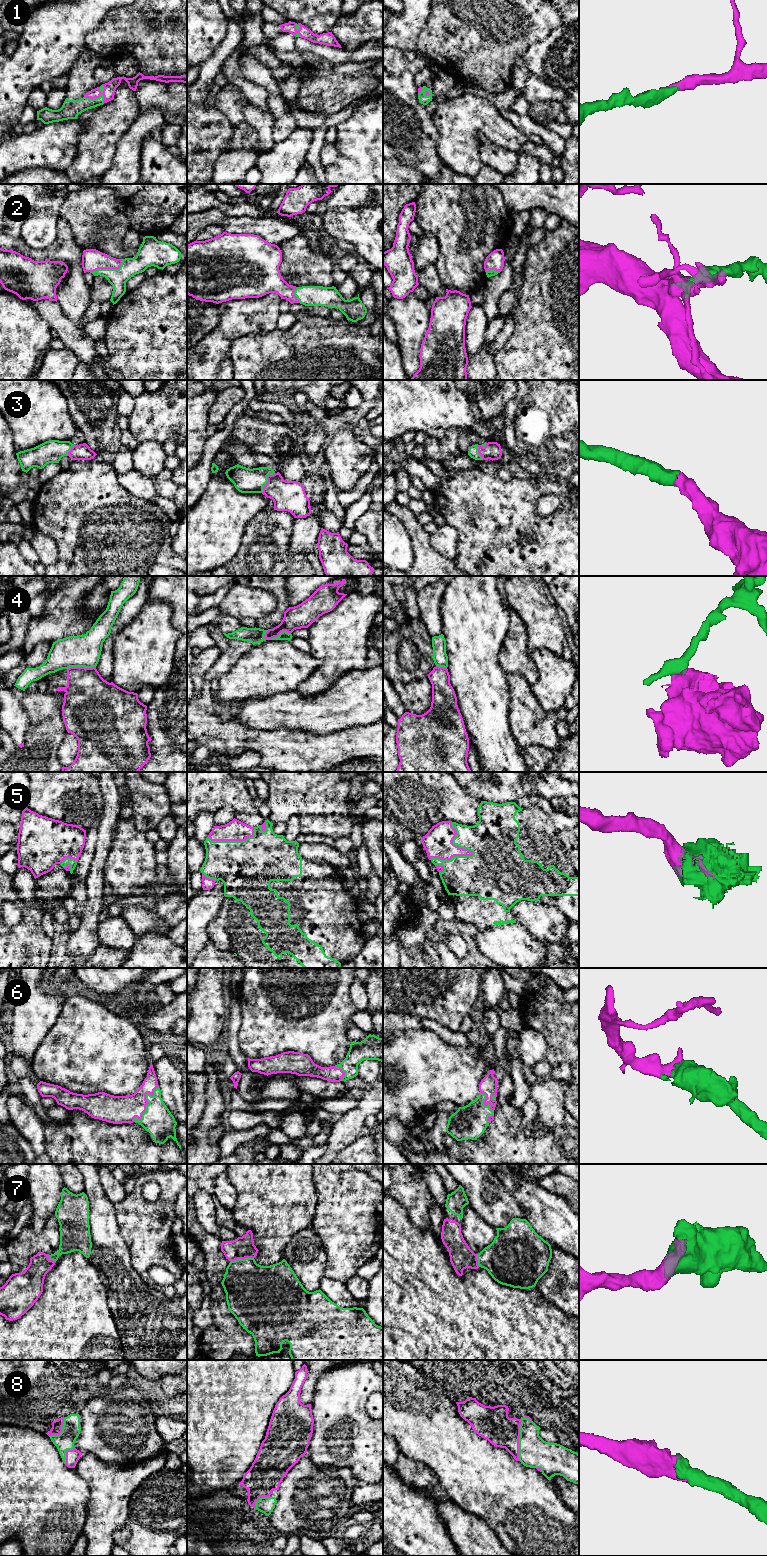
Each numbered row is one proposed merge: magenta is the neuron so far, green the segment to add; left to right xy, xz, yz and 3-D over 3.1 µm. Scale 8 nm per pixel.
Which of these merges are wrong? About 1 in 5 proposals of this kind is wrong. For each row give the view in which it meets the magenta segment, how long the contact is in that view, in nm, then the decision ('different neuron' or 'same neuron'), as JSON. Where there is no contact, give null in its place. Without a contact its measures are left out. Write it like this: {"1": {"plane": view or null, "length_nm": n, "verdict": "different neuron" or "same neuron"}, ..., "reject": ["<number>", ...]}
{"1": {"plane": "xy", "length_nm": 190, "verdict": "same neuron"}, "2": {"plane": "xy", "length_nm": 280, "verdict": "same neuron"}, "3": {"plane": "xz", "length_nm": 200, "verdict": "same neuron"}, "4": {"plane": "xz", "length_nm": 220, "verdict": "different neuron"}, "5": {"plane": "yz", "length_nm": 360, "verdict": "same neuron"}, "6": {"plane": "xy", "length_nm": 360, "verdict": "same neuron"}, "7": {"plane": "xz", "length_nm": 200, "verdict": "same neuron"}, "8": {"plane": "yz", "length_nm": 360, "verdict": "same neuron"}, "reject": ["4"]}

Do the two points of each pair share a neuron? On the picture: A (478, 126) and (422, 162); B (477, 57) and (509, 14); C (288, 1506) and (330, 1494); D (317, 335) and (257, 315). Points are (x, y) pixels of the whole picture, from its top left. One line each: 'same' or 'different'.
A: different
B: same
C: same
D: different

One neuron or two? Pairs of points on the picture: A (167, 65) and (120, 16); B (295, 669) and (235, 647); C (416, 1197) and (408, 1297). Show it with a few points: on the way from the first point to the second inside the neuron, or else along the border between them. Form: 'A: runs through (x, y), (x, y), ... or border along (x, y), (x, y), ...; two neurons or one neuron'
A: runs through (158, 54), (132, 28); one neuron
B: border along (253, 645), (231, 667); two neurons
C: border along (400, 1204), (416, 1225), (421, 1228), (429, 1227); two neurons

